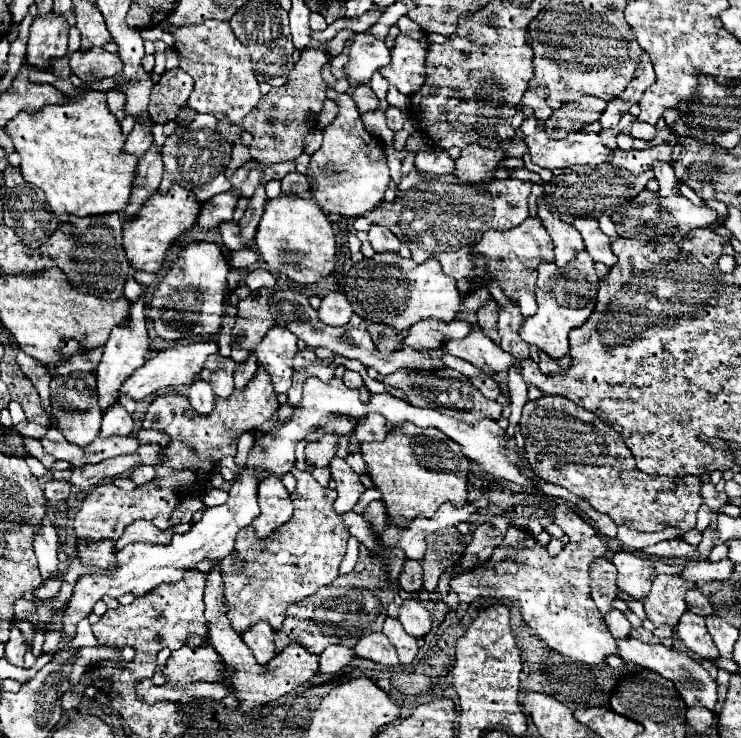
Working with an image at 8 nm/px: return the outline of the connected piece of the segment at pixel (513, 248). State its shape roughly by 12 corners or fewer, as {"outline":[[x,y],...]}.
{"outline":[[538,218],[488,230],[472,248],[522,316],[536,312],[536,268],[554,260]]}

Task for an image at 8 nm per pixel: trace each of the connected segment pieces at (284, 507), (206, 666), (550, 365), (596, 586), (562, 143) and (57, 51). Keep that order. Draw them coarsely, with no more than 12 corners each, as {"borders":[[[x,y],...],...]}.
{"borders":[[[278,476],[258,486],[258,538],[292,516],[292,500]],[[206,648],[172,652],[166,678],[174,684],[220,682],[222,658]],[[544,352],[540,356],[538,366],[544,374],[562,370],[562,362],[550,358]],[[610,556],[590,566],[592,600],[600,612],[616,598],[616,570]],[[594,132],[524,138],[540,168],[598,166],[612,150]],[[54,12],[30,26],[26,62],[46,70],[68,54],[68,24]]]}

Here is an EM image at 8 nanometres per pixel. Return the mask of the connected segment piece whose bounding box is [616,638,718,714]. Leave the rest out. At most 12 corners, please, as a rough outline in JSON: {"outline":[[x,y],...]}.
{"outline":[[616,640],[624,662],[674,682],[682,700],[714,708],[716,680],[700,662],[664,644]]}

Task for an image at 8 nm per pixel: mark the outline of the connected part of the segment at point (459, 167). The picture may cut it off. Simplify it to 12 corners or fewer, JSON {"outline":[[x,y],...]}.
{"outline":[[470,144],[456,160],[462,182],[488,182],[504,150]]}

